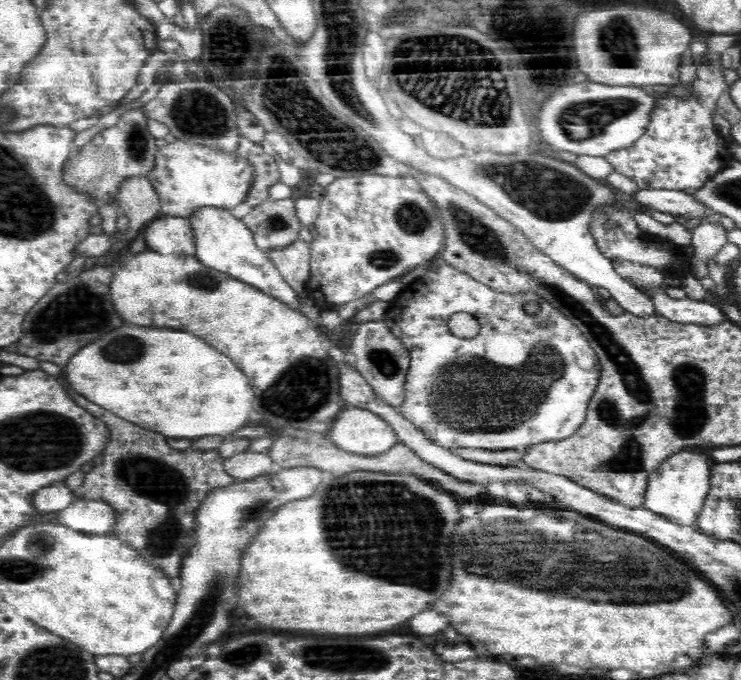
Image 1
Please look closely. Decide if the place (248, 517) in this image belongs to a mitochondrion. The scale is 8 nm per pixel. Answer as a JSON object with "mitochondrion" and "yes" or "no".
{"mitochondrion":"yes"}

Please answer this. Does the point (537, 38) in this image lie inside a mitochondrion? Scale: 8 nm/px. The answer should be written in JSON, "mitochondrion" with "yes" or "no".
{"mitochondrion":"no"}

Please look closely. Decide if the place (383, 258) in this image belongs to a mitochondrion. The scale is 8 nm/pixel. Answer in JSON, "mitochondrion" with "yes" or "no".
{"mitochondrion":"yes"}

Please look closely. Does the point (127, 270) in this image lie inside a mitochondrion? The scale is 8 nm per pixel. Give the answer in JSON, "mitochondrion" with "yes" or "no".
{"mitochondrion":"no"}

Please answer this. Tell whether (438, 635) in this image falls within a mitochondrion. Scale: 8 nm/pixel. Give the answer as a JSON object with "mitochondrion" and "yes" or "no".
{"mitochondrion":"no"}

